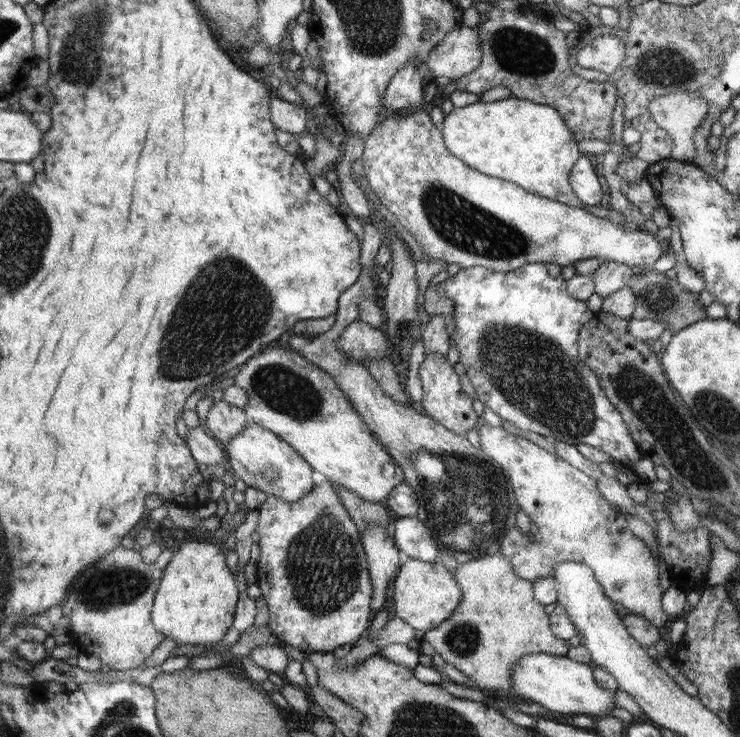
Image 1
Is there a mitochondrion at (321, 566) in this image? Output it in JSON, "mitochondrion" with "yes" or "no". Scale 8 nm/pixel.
{"mitochondrion":"yes"}

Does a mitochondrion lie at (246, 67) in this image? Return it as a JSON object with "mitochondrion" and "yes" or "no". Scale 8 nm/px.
{"mitochondrion":"no"}

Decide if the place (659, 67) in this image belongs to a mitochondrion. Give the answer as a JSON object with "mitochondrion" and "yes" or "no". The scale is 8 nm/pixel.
{"mitochondrion":"yes"}

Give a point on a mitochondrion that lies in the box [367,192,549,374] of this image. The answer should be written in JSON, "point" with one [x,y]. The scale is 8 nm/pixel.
{"point":[405,331]}

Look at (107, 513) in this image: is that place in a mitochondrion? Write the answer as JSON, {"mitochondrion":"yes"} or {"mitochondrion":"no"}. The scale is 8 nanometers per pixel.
{"mitochondrion":"yes"}

